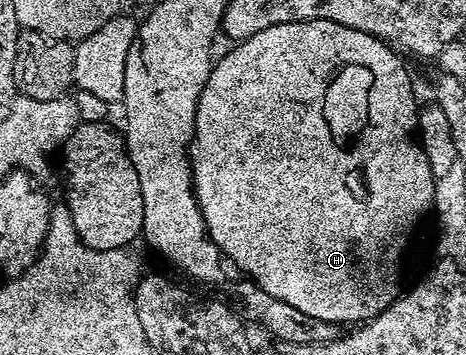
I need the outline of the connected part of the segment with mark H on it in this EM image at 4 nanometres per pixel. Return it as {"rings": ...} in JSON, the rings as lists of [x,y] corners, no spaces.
{"rings":[[[329,19],[270,25],[270,29],[262,29],[262,33],[254,33],[254,37],[241,39],[233,47],[236,48],[226,52],[221,59],[219,56],[212,64],[210,77],[198,97],[190,148],[192,188],[208,236],[214,245],[218,245],[221,256],[232,258],[248,274],[245,276],[270,293],[270,297],[278,297],[278,301],[286,301],[286,305],[294,305],[294,309],[310,317],[322,317],[322,321],[331,323],[359,325],[373,319],[397,298],[396,263],[403,261],[408,238],[419,225],[420,218],[432,211],[432,194],[436,188],[432,170],[418,142],[418,102],[412,92],[412,79],[399,59],[401,56],[377,35]]]}

